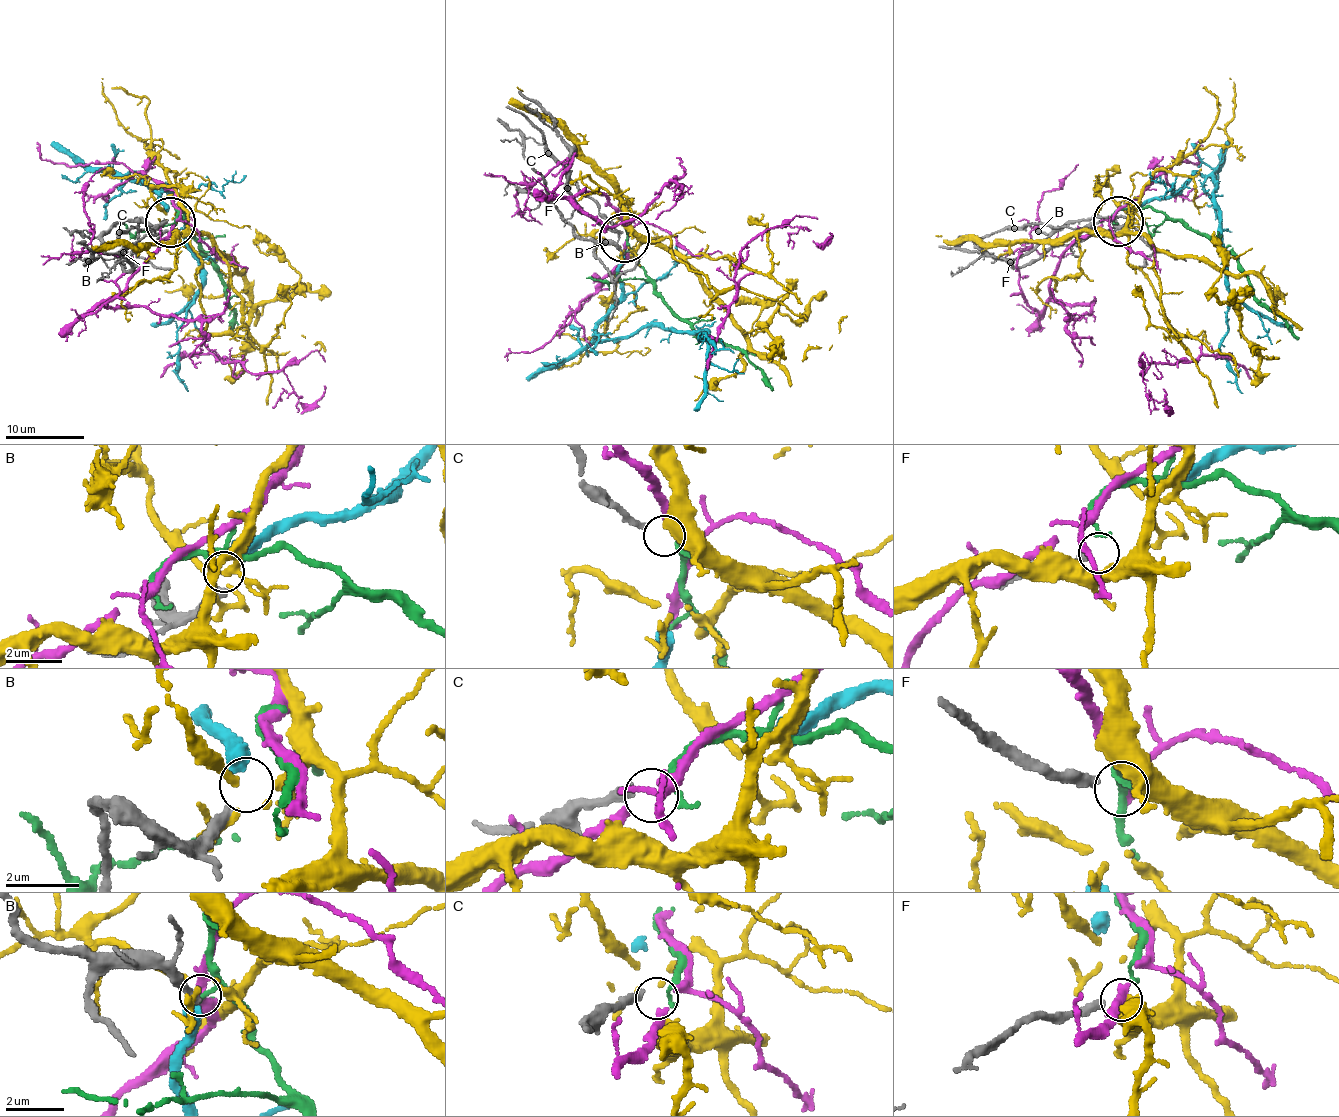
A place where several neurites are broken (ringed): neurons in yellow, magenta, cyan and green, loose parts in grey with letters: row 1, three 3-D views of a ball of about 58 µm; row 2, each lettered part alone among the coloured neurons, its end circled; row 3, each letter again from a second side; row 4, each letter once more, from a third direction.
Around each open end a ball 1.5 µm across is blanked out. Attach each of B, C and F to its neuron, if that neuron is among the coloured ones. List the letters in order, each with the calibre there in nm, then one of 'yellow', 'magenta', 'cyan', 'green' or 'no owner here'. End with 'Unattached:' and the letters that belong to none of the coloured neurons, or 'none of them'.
B: 300 nm thick; cyan
C: 240 nm thick; green
F: 280 nm thick; no owner here
Unattached: F

